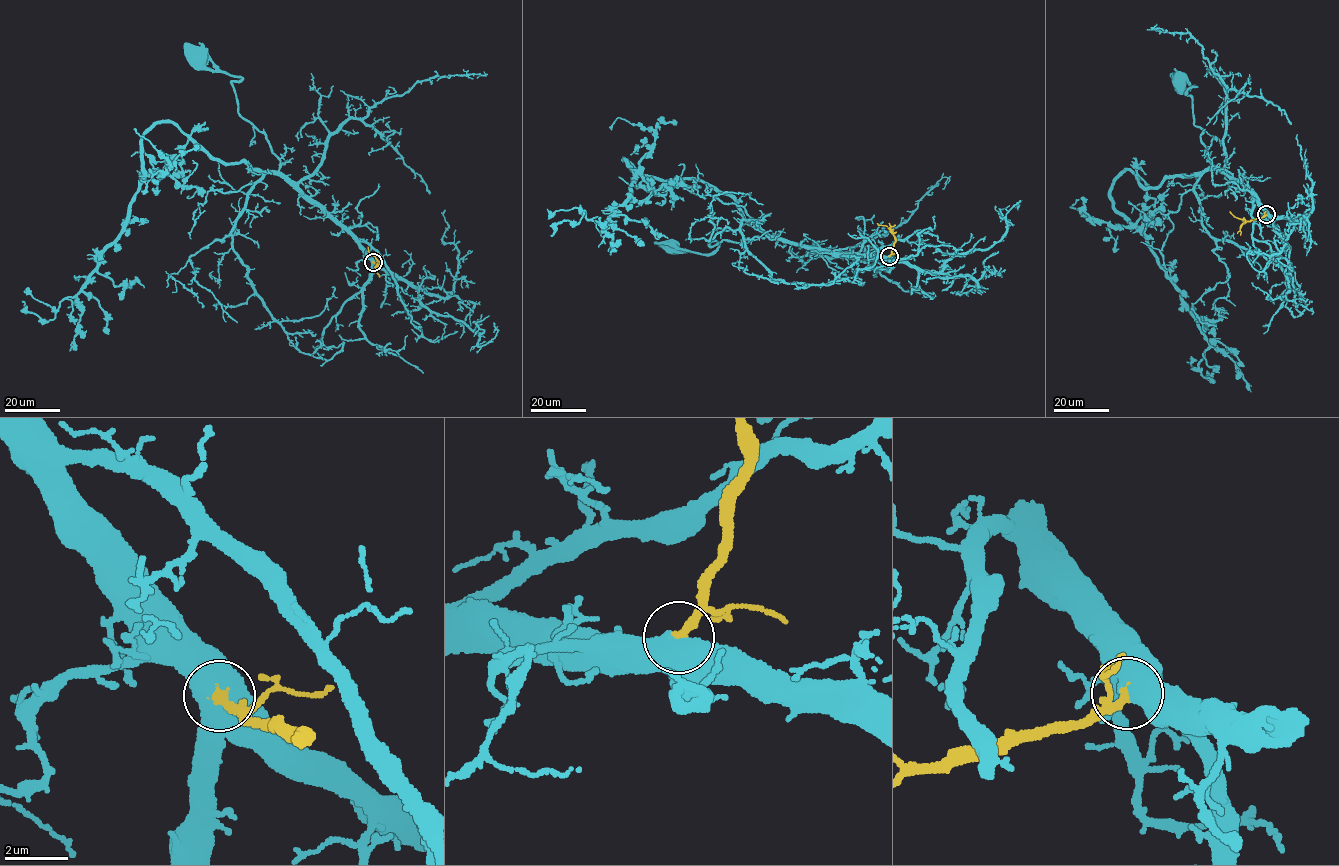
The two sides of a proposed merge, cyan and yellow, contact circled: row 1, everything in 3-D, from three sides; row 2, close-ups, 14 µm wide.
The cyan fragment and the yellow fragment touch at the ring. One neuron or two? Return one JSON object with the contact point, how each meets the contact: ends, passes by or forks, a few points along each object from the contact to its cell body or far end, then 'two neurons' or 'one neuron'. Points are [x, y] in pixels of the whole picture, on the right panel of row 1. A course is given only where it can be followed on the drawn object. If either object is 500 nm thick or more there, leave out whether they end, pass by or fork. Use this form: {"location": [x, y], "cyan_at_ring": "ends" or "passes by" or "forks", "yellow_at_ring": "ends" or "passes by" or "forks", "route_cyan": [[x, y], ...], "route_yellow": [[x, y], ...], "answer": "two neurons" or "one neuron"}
{"location": [1266, 214], "route_cyan": [[1266, 215], [1252, 191], [1207, 157], [1202, 129], [1194, 124], [1192, 98], [1186, 93], [1195, 86], [1177, 78]], "route_yellow": [[1266, 215], [1248, 221], [1239, 219], [1229, 211]], "answer": "one neuron"}

